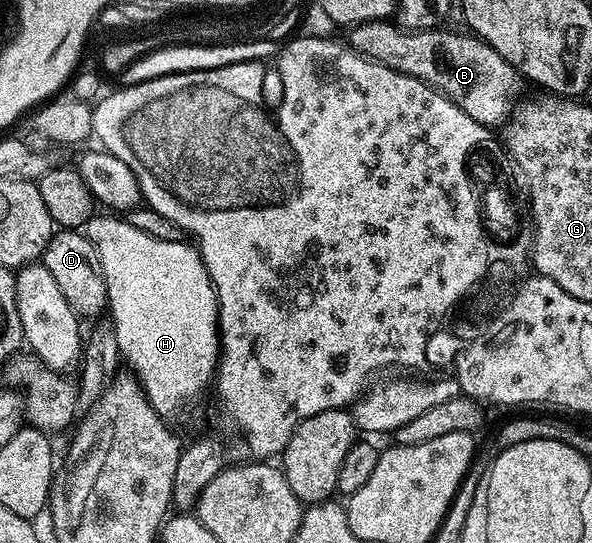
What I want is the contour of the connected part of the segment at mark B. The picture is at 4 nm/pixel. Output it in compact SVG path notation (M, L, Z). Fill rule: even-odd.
M387 20L360 22L350 27L349 45L369 60L385 64L385 68L393 68L405 76L413 76L441 91L457 104L457 108L461 108L461 112L473 116L473 120L481 125L502 127L517 105L518 94L525 87L524 79L500 54L493 52L489 44L474 34L441 29L407 30Z

